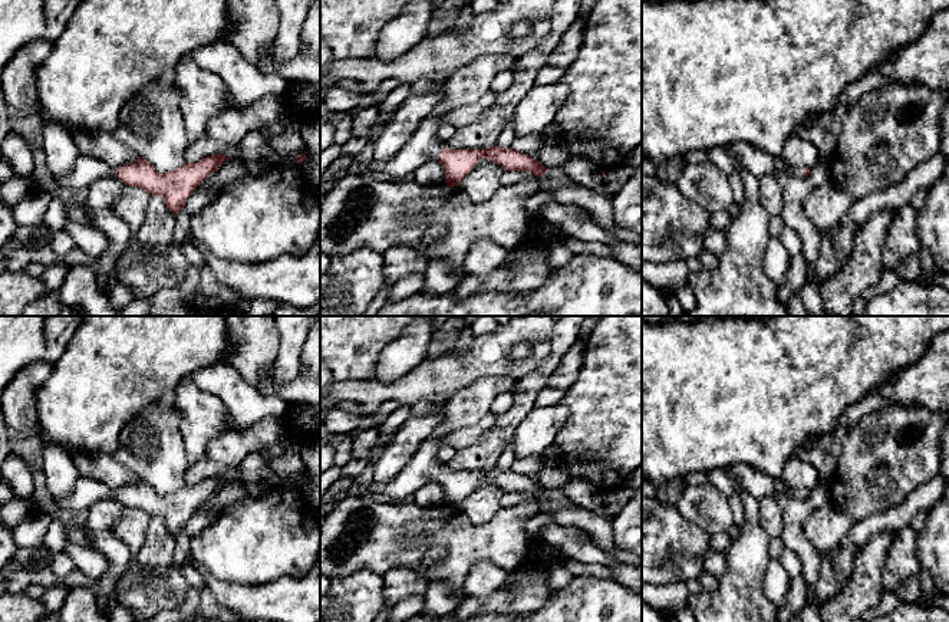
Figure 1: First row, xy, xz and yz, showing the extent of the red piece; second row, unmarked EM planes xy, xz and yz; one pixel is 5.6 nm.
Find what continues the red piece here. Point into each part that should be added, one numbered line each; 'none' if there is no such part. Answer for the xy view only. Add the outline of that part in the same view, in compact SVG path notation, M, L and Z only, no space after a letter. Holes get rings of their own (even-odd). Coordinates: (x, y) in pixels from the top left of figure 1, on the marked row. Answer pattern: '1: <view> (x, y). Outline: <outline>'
1: xy (86, 170). Outline: M80 155L70 172L62 178L53 177L53 182L60 187L82 190L89 188L95 181L103 177L115 174L115 168L102 162L100 159Z

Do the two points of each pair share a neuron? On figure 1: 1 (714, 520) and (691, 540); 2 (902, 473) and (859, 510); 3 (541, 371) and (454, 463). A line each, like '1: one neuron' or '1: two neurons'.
1: two neurons
2: one neuron
3: one neuron

